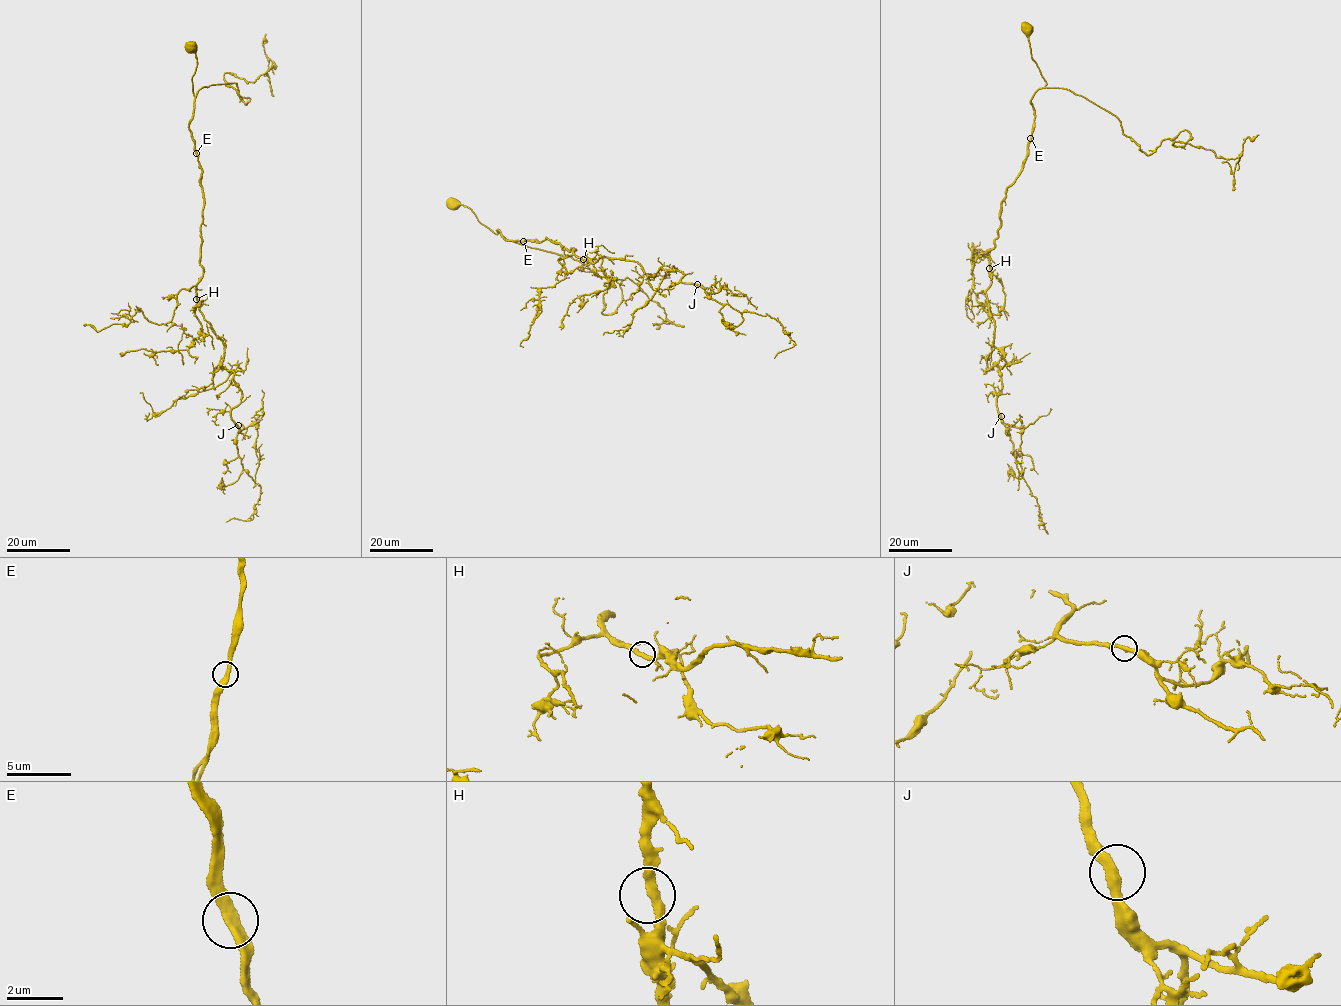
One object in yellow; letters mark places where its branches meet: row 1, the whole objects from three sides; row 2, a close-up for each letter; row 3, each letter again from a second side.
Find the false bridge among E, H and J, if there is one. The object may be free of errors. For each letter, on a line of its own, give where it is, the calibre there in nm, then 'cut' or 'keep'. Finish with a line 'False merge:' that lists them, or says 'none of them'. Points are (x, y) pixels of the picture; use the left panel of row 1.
E: at (196, 153); 360 nm thick; keep
H: at (196, 299); 340 nm thick; keep
J: at (238, 425); 340 nm thick; keep
False merge: none of them

